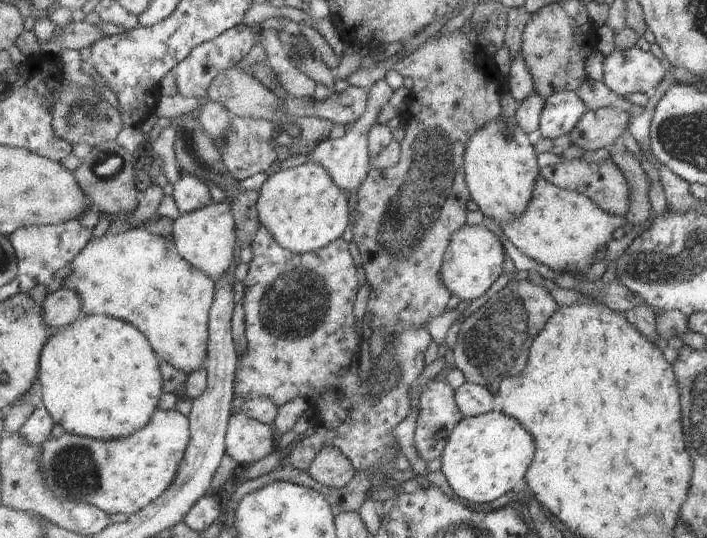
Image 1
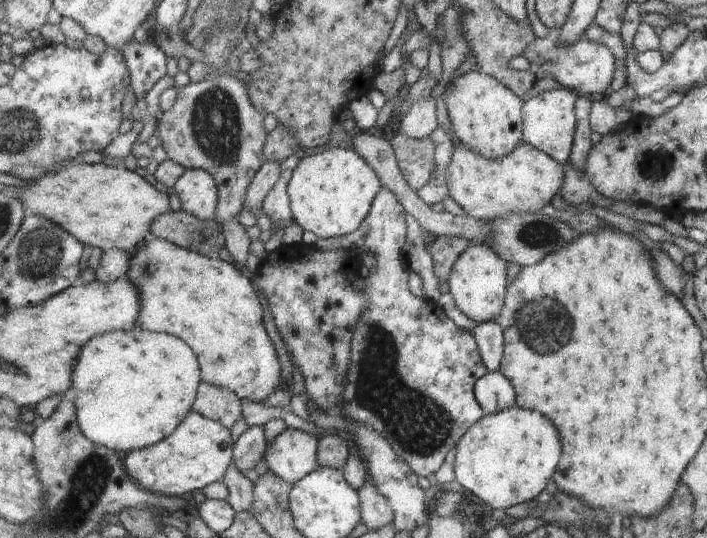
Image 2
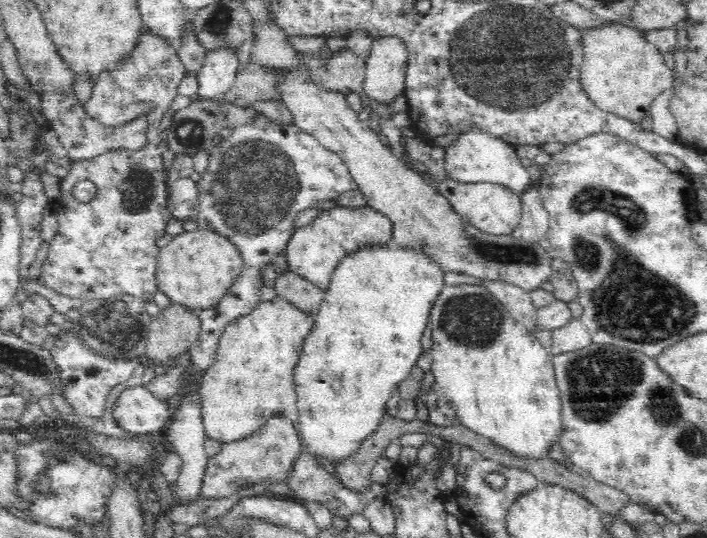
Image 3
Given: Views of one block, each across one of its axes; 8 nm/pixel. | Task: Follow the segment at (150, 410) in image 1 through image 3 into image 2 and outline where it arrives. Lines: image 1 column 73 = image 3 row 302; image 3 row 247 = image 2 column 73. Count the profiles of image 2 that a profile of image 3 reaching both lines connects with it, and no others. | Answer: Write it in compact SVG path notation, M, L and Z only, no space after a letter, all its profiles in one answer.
M140 326L132 331L113 331L98 336L84 345L74 380L71 393L76 398L74 402L83 432L92 441L107 445L123 455L155 446L175 434L195 411L204 382L200 356L188 342L175 335L151 332Z

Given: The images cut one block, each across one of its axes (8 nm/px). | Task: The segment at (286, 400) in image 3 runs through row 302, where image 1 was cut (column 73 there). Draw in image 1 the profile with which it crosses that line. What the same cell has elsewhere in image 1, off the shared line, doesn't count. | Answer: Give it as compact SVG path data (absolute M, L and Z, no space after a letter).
M144 227L118 234L106 232L103 237L91 240L75 258L71 268L63 286L77 291L85 315L108 315L136 325L154 342L160 358L188 374L206 367L210 356L211 312L215 306L217 282L188 262L180 254L174 239L158 236Z

